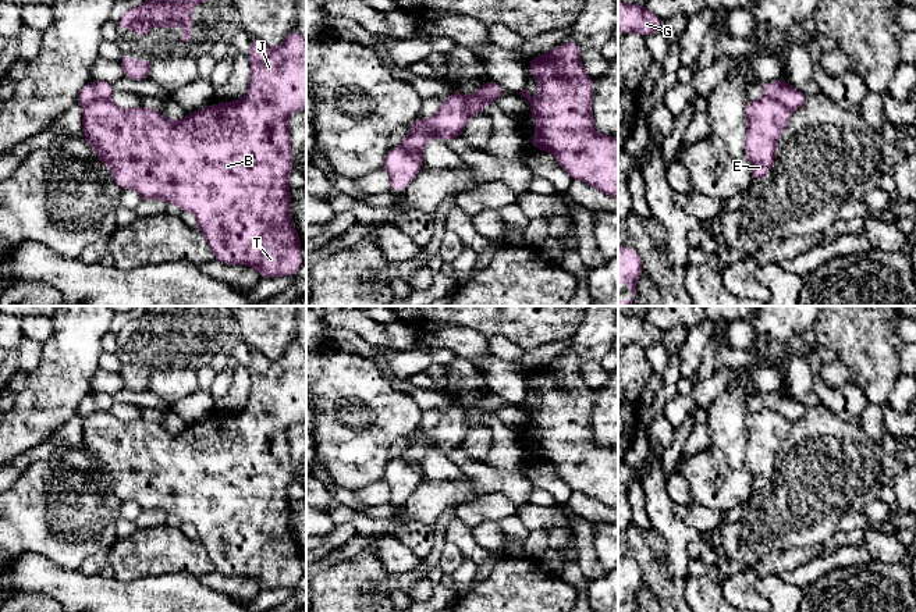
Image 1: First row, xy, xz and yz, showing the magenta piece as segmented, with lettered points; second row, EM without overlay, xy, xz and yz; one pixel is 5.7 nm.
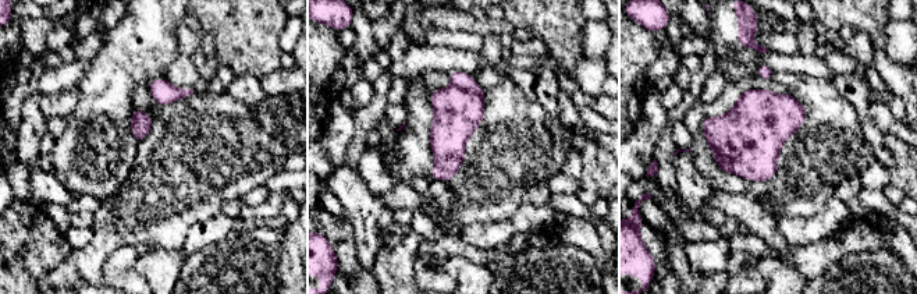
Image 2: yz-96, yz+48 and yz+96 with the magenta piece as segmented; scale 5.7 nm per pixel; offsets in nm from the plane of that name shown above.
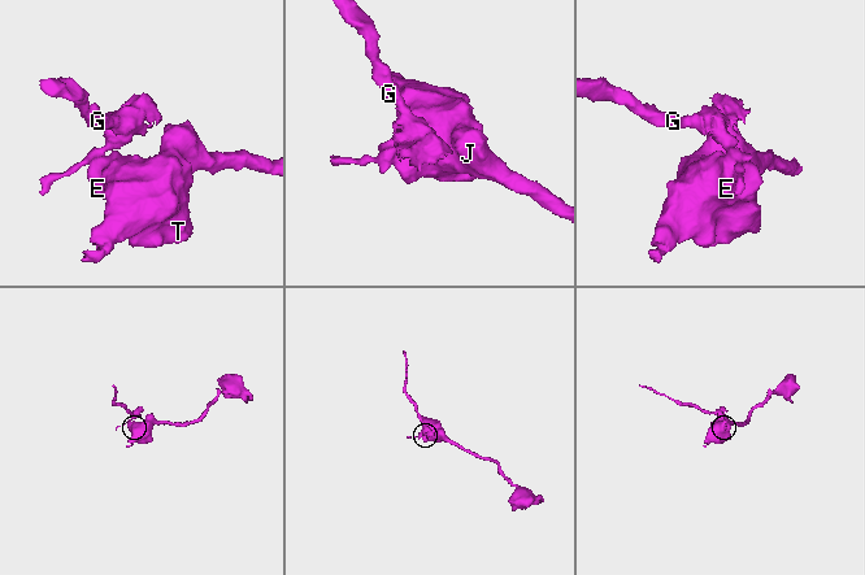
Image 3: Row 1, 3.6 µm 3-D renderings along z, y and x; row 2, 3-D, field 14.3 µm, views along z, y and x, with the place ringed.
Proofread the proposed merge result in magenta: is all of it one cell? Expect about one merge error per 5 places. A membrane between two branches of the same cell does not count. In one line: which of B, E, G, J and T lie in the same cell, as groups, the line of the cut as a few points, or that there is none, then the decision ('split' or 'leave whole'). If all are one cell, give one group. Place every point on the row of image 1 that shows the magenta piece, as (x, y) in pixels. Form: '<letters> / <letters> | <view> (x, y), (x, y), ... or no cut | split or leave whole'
B E J T / G | yz (764, 95), (781, 102), (791, 111) | split

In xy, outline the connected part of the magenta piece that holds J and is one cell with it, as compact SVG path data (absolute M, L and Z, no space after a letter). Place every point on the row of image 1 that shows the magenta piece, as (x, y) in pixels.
M292 31L278 49L270 49L262 40L251 38L248 58L251 81L241 100L210 104L173 122L161 111L143 106L125 110L110 99L100 99L84 107L81 131L97 153L97 160L111 170L117 186L136 191L142 200L161 199L181 210L191 210L219 261L248 264L260 278L294 275L303 260L301 239L290 218L292 199L288 175L295 166L288 117L306 110L306 40L298 31Z

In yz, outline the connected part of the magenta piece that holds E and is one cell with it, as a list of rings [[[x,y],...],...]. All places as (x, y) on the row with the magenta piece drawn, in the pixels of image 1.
[[[767,96],[757,102],[748,100],[745,111],[749,121],[745,153],[752,163],[753,182],[763,179],[770,172],[777,145],[789,124],[792,111]]]

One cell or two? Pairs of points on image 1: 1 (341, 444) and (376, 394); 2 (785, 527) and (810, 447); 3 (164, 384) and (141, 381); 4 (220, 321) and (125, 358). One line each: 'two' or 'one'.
1: one
2: one
3: two
4: one

